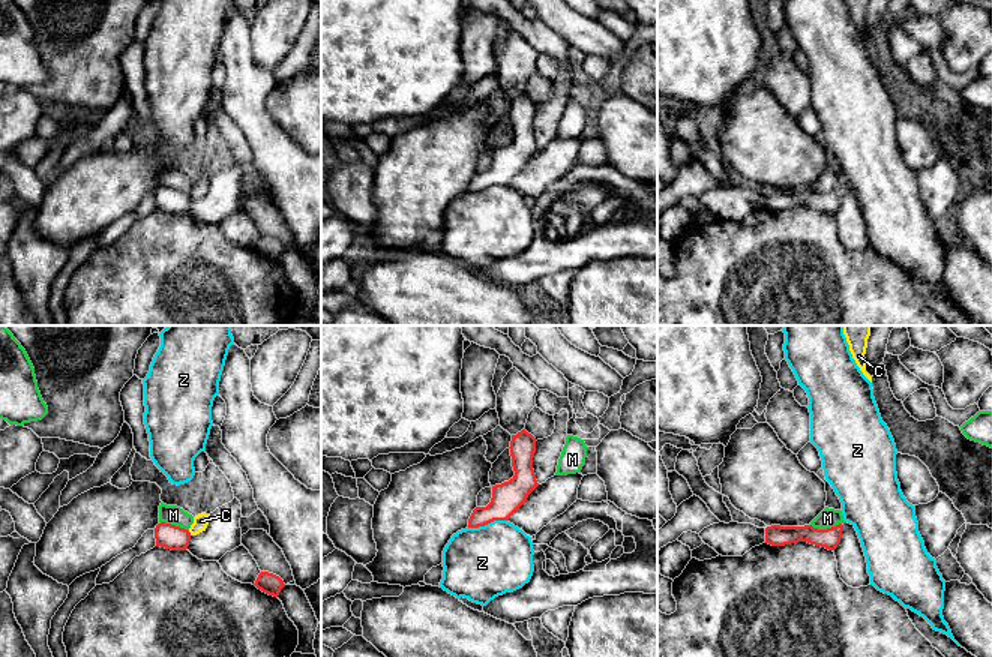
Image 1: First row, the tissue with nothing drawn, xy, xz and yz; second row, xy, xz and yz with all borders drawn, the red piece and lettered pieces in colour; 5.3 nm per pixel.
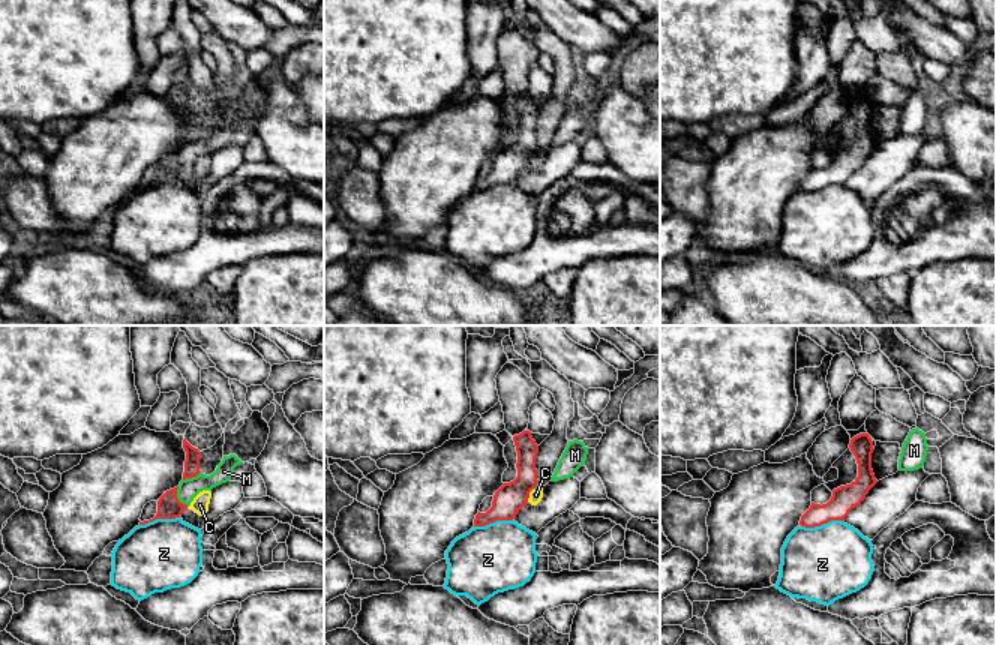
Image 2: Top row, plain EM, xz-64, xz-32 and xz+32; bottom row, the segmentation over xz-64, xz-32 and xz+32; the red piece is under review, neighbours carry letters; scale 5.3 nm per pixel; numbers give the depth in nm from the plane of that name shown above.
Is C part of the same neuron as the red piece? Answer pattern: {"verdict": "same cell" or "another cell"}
{"verdict": "another cell"}

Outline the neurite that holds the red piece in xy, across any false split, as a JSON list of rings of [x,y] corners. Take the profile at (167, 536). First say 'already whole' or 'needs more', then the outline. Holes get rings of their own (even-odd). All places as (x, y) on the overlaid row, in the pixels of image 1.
already whole; [[[161,522],[155,528],[156,546],[171,549],[171,550],[185,550],[191,542],[191,532],[185,528]]]

